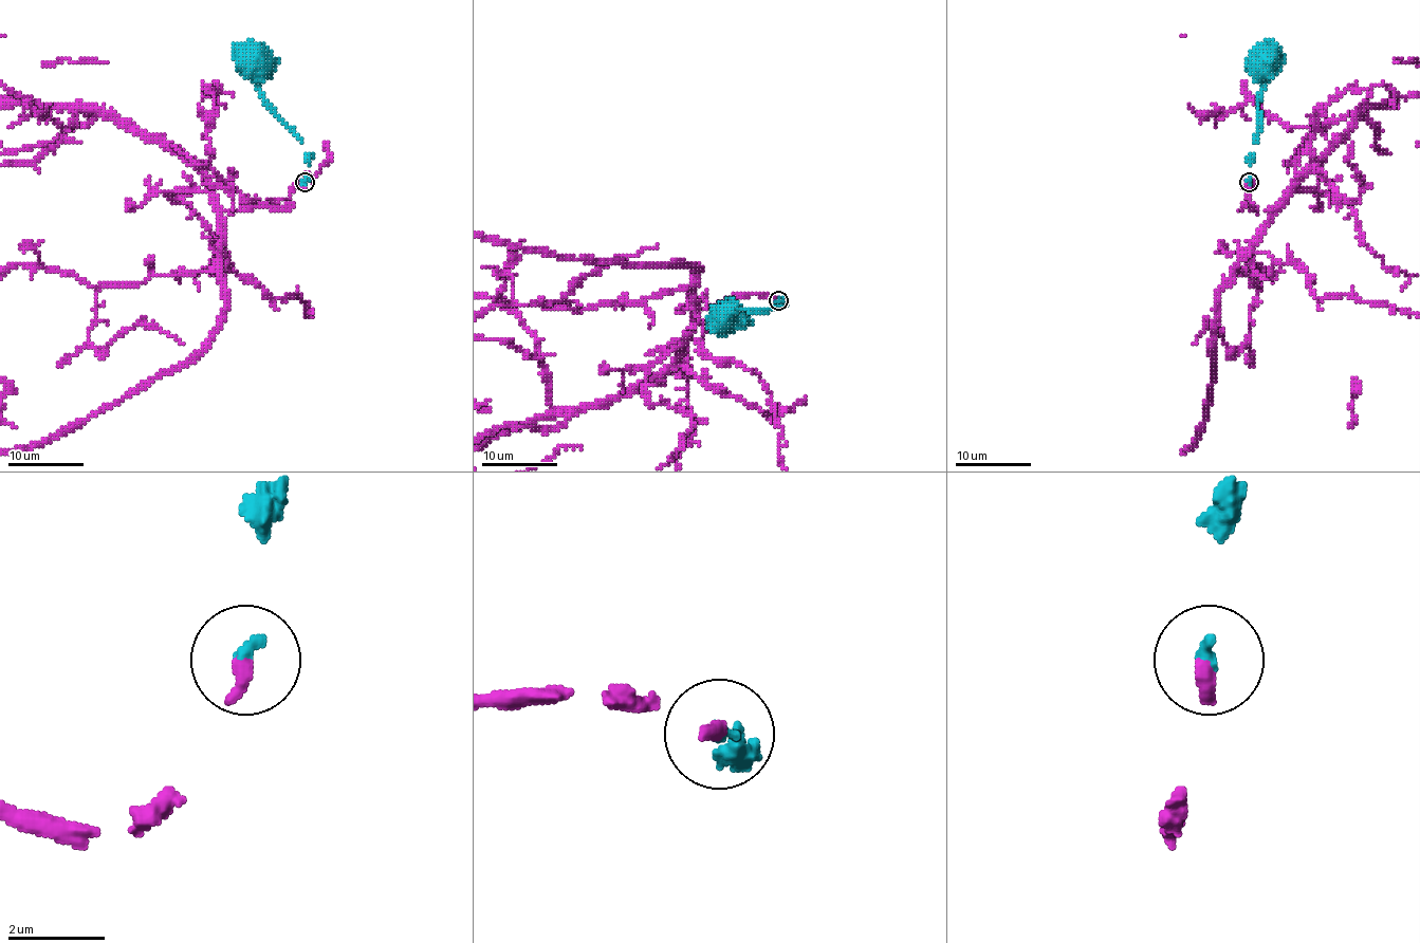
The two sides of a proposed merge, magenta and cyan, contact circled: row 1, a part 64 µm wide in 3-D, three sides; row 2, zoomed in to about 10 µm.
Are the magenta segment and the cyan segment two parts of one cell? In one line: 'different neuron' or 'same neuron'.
same neuron

